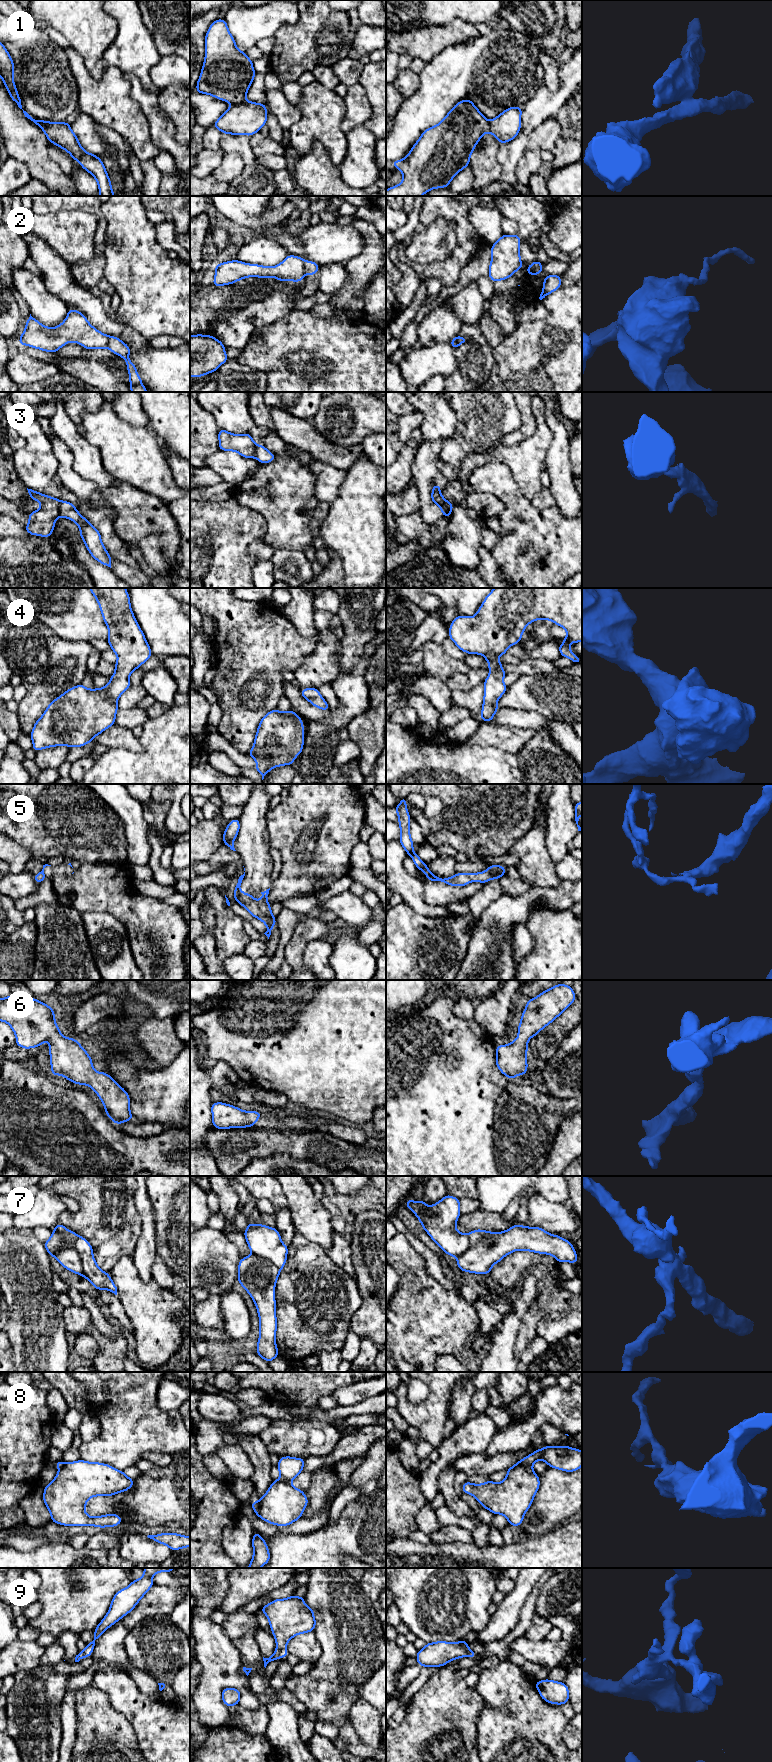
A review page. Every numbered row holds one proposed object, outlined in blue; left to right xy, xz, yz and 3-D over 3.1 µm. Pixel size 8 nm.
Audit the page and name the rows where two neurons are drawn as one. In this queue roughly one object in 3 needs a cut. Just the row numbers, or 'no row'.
1, 2, 3, 5, 7, 8

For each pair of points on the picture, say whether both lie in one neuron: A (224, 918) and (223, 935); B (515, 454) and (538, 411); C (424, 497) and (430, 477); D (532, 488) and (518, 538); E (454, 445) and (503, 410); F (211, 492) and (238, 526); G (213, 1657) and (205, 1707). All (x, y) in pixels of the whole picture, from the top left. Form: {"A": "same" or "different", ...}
{"A": "same", "B": "same", "C": "same", "D": "different", "E": "same", "F": "different", "G": "same"}

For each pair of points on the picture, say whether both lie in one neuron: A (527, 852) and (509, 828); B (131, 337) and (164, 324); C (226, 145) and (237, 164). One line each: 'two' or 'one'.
A: two
B: two
C: two

